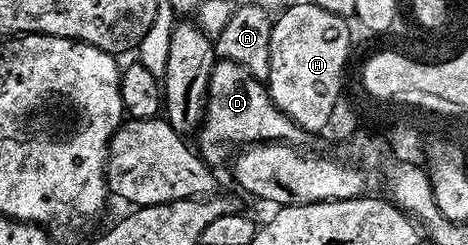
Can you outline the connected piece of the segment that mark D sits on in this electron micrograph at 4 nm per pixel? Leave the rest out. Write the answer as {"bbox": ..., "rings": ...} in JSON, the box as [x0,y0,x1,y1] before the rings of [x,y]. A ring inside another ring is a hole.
{"bbox":[198,59,302,165],"rings":[[[217,59],[208,83],[208,98],[204,102],[204,118],[200,121],[198,155],[205,164],[227,165],[237,151],[249,144],[283,142],[299,145],[302,129],[268,97],[265,81],[251,76],[238,62]]]}

